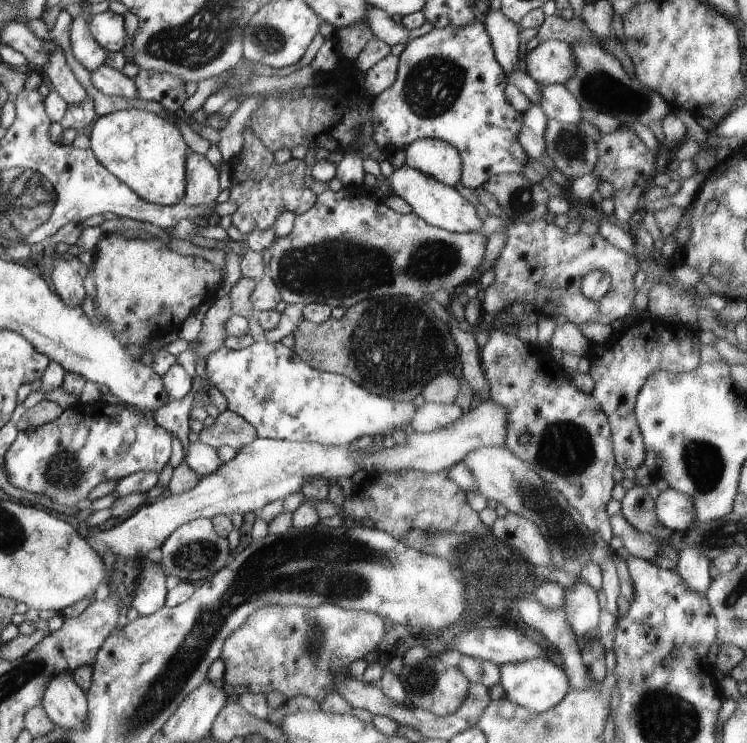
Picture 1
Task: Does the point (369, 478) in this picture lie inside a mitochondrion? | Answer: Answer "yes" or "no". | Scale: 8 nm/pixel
no

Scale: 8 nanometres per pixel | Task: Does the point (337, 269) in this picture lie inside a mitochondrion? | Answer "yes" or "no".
yes

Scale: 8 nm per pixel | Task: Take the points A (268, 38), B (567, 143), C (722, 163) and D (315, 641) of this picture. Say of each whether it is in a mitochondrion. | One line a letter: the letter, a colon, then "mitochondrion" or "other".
A: mitochondrion
B: mitochondrion
C: other
D: mitochondrion

